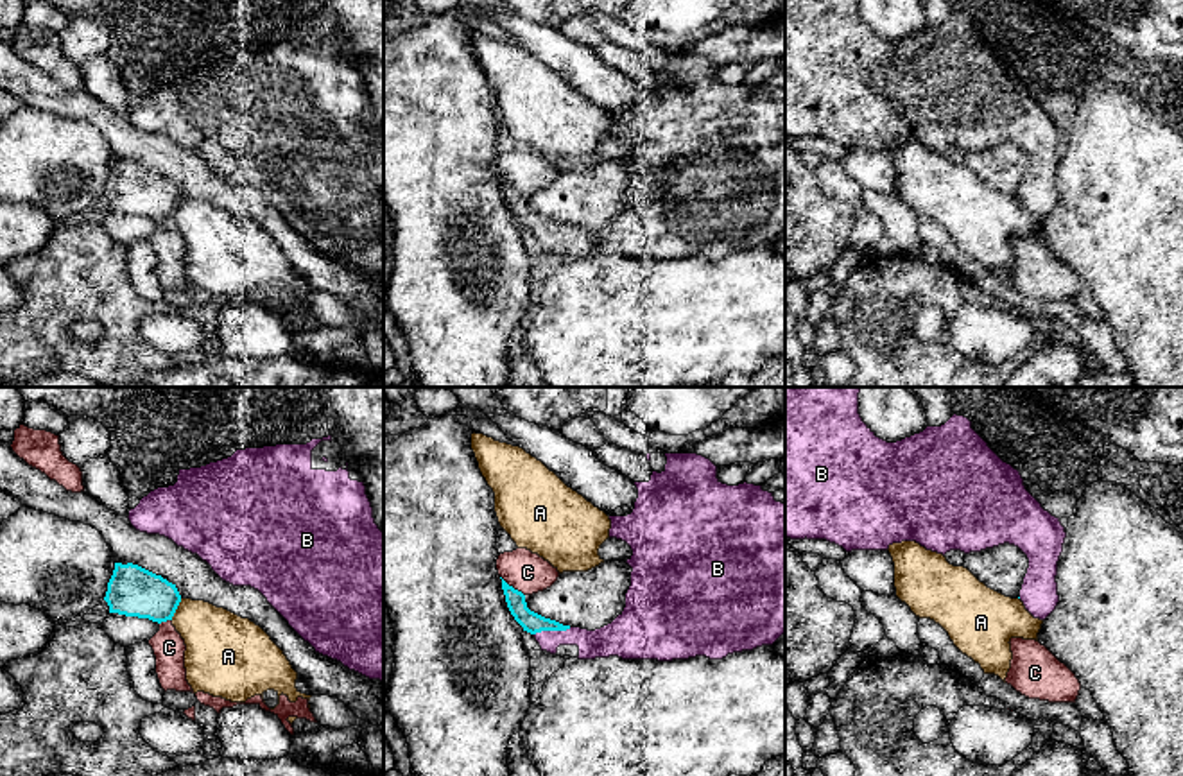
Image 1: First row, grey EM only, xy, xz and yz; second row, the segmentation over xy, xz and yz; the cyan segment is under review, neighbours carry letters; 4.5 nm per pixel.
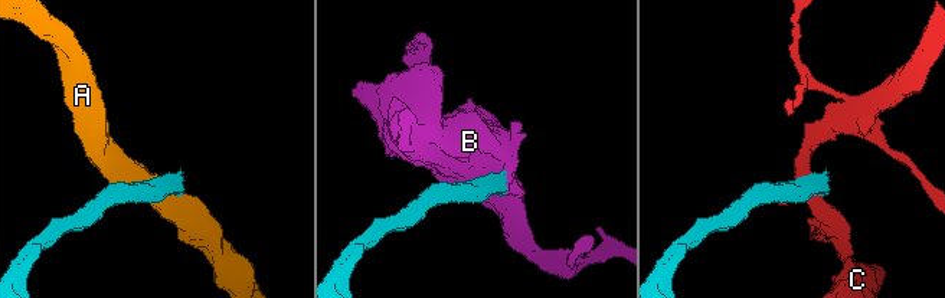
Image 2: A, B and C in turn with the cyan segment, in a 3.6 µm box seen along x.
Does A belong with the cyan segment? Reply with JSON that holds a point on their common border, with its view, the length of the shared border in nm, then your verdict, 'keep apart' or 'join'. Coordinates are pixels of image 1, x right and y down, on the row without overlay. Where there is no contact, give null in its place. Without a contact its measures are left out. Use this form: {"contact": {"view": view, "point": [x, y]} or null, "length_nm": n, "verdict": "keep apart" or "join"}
{"contact": {"view": "xy", "point": [176, 206]}, "length_nm": 110, "verdict": "keep apart"}

